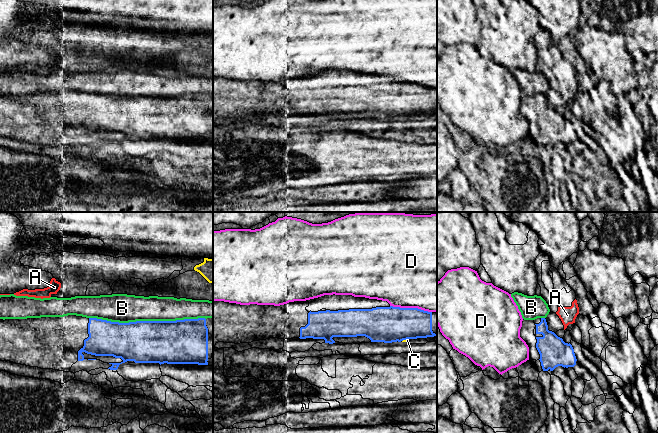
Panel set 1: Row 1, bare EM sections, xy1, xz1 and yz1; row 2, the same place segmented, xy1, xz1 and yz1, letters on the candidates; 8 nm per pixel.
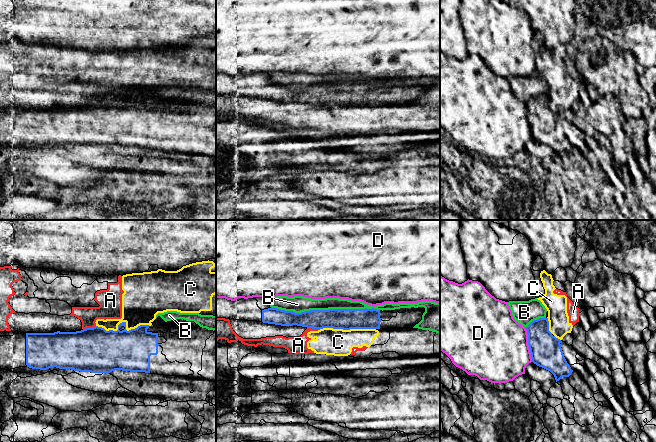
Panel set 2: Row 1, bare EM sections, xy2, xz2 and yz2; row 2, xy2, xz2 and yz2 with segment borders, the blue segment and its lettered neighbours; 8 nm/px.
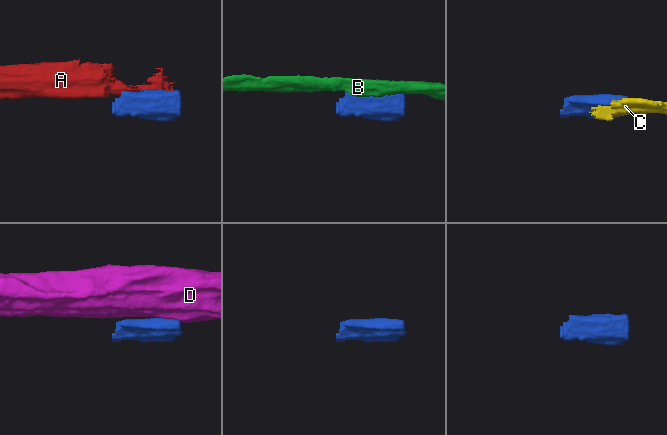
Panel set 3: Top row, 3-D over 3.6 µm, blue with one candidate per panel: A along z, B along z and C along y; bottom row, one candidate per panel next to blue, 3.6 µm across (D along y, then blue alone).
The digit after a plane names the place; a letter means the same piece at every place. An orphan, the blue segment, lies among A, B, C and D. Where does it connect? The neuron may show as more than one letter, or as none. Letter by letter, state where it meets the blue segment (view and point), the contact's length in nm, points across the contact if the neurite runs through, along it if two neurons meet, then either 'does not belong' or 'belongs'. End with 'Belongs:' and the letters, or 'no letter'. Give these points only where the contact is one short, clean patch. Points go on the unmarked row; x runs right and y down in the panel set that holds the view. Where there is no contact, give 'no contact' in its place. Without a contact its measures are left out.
A: contact xy2 (89, 104); length 110 nm; border xy2 (95, 101), (83, 105); does not belong
B: contact xy1 (147, 97); length 950 nm; does not belong
C: contact xy2 (124, 98); length 440 nm; border xy2 (151, 100), (128, 106), (124, 98), (116, 106), (96, 102); does not belong
D: contact xz1 (411, 84); length 340 nm; does not belong
Belongs: no letter

